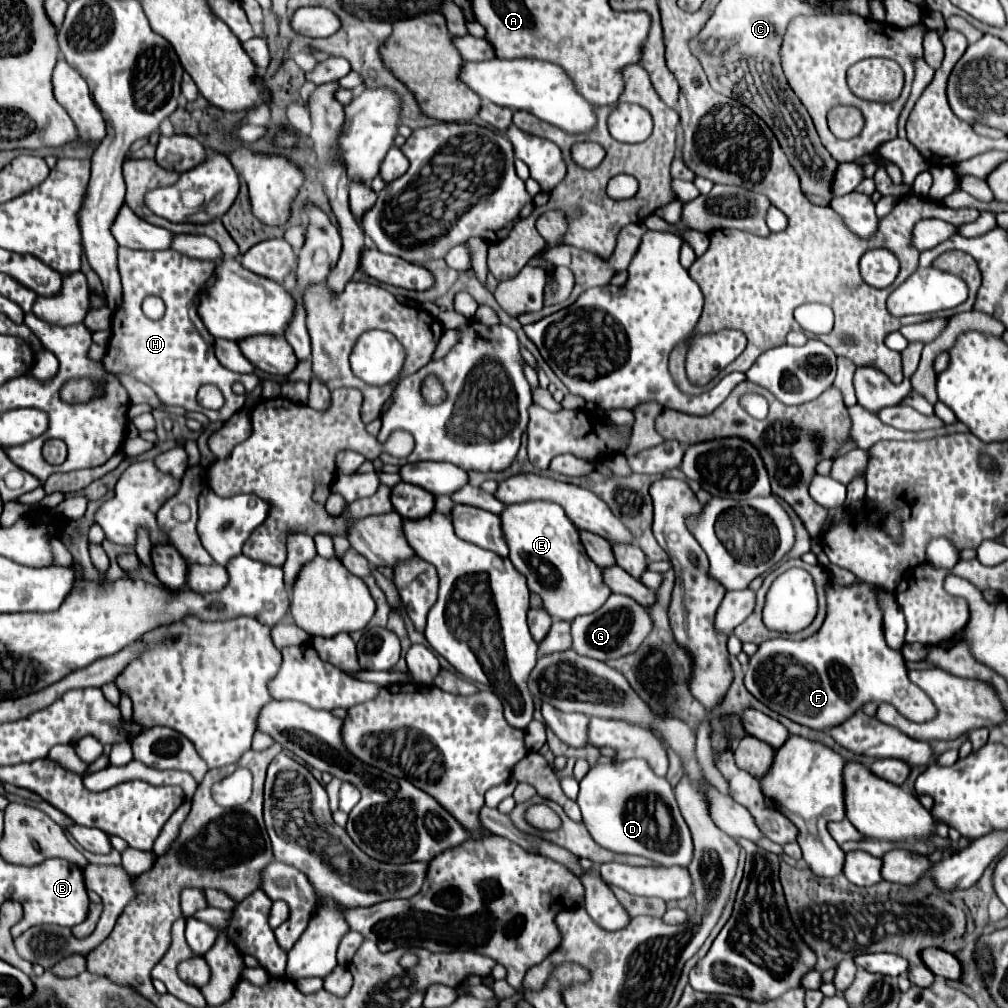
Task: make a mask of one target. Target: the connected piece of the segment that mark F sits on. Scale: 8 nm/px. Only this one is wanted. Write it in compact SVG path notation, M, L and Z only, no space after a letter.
M873 585L827 587L827 617L821 629L801 641L769 639L749 657L747 691L771 711L811 729L831 729L849 719L867 701L887 701L911 721L935 717L931 699L907 677L905 657L889 649L883 637L883 613Z

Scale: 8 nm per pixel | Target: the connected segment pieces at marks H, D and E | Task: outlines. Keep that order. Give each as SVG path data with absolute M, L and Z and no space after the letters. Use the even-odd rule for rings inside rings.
M119 247L119 273L123 283L123 305L113 317L113 341L109 341L107 355L103 357L105 369L109 373L123 371L137 377L167 405L181 405L187 411L201 411L211 421L227 421L245 403L245 395L237 395L233 385L243 383L245 393L249 393L259 383L259 377L233 373L217 361L213 353L215 337L207 331L197 313L201 289L213 277L215 263L197 261L173 249L133 251ZM147 295L161 297L167 307L159 321L147 319L141 311L141 303ZM207 383L217 385L225 397L225 405L217 411L203 409L195 399L199 387Z
M625 759L597 763L579 781L577 805L581 805L583 823L591 837L605 849L653 859L663 867L689 865L693 859L693 841L683 821L673 787L657 777L645 759Z
M517 503L509 505L499 517L513 567L527 577L529 589L543 599L543 607L553 619L573 621L579 615L595 613L611 595L611 589L603 581L603 569L589 561L577 527L557 503Z

